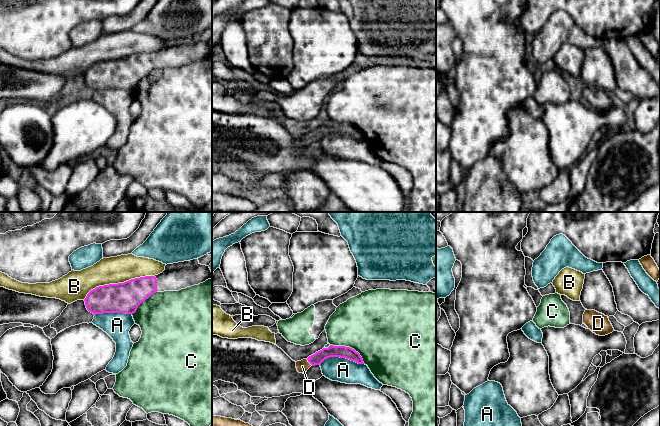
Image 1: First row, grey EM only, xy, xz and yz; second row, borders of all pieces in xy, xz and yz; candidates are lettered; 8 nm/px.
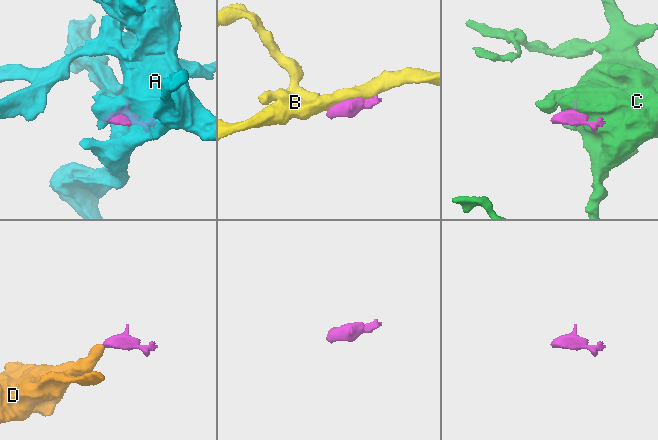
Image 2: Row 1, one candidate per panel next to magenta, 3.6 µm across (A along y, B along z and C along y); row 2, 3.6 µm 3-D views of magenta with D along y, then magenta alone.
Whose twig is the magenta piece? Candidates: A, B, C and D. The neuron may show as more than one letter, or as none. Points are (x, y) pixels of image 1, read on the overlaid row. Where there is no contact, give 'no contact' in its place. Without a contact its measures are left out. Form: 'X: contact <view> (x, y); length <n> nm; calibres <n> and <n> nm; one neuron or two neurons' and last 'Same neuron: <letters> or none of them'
A: contact xz (342, 357); length 360 nm; calibres 100 and 200 nm; two neurons
B: contact xy (118, 283); length 600 nm; calibres 240 and 220 nm; two neurons
C: contact xz (349, 347); length 320 nm; calibres 100 and 480 nm; two neurons
D: contact xz (309, 362); length 80 nm; calibres 100 and 100 nm; one neuron
Same neuron: D

